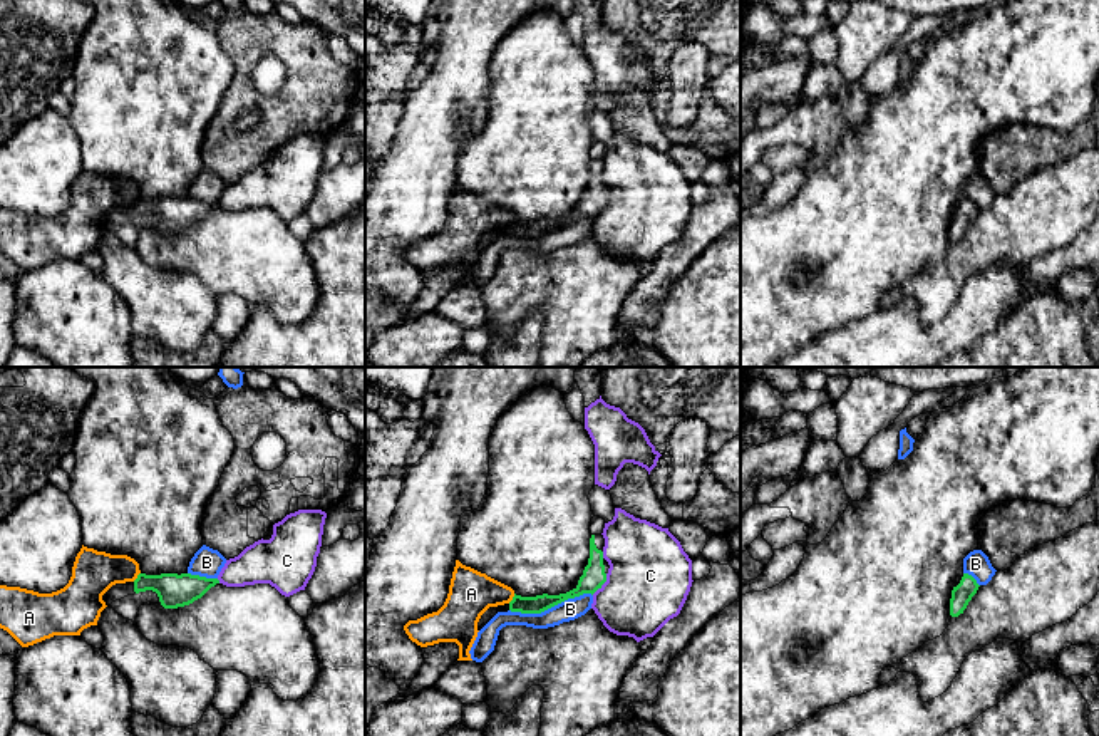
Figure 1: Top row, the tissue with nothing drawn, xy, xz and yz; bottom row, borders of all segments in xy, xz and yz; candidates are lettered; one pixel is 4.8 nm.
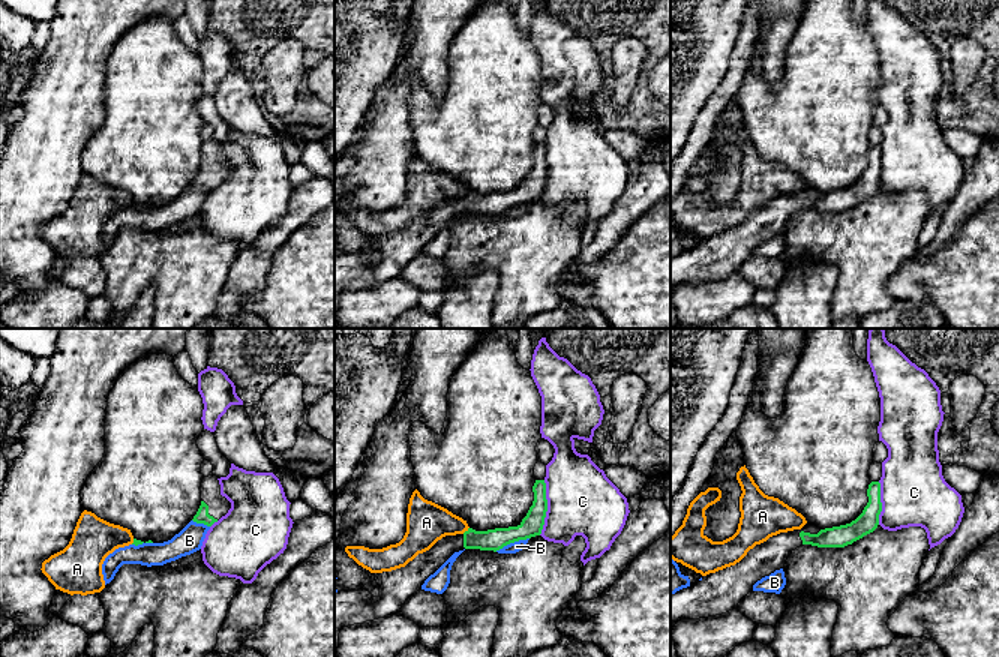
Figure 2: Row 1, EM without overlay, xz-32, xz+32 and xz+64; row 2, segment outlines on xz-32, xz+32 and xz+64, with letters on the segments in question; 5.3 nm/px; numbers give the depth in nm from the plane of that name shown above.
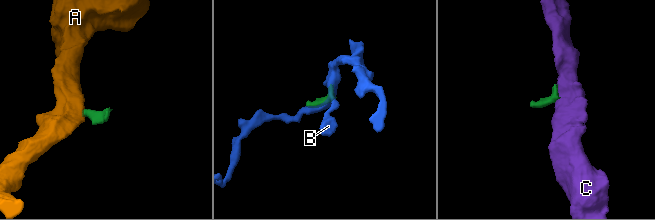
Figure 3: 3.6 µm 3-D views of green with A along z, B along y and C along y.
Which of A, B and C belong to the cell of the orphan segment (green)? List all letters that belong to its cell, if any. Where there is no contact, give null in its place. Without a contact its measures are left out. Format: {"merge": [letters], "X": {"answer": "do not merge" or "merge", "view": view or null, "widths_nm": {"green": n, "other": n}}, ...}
{"merge": [], "A": {"answer": "do not merge", "view": "xz", "widths_nm": {"green": 90, "other": 220}}, "B": {"answer": "do not merge", "view": "xz", "widths_nm": {"green": 110, "other": 100}}, "C": {"answer": "do not merge", "view": "xz", "widths_nm": {"green": 110, "other": 400}}}

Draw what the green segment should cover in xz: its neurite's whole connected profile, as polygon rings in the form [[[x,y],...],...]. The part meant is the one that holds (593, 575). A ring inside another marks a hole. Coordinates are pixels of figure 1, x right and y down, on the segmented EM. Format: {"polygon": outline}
{"polygon": [[[591,535],[590,538],[590,558],[588,565],[583,570],[583,575],[578,580],[578,585],[560,595],[536,595],[536,597],[521,597],[516,595],[509,604],[489,607],[477,622],[477,630],[481,630],[498,612],[521,612],[521,614],[541,614],[568,599],[580,597],[583,593],[595,593],[606,582],[608,562],[603,558],[605,538],[603,535]]]}

